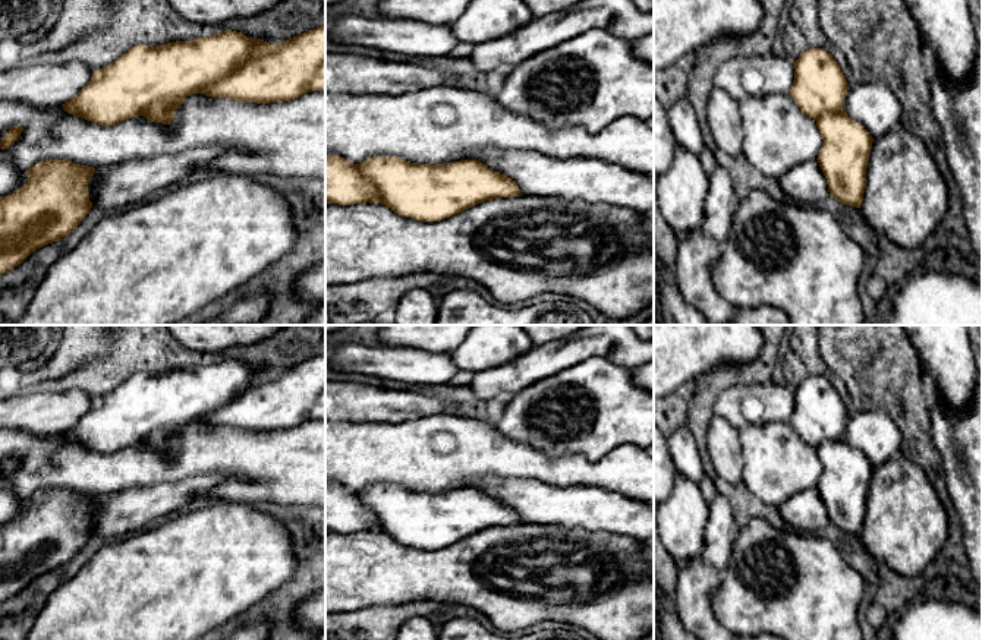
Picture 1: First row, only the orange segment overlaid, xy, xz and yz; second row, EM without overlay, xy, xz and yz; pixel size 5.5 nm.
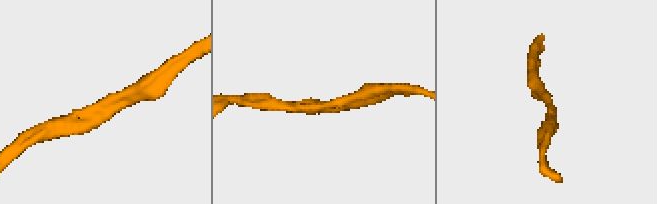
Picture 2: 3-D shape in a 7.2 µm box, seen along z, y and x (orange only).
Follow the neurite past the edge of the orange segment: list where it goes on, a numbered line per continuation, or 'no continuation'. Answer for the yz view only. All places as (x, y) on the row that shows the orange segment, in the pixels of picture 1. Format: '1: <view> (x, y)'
no continuation

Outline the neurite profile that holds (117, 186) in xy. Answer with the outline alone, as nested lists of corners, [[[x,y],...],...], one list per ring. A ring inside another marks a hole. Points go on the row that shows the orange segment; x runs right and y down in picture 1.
[[[321,91],[270,104],[191,94],[174,110],[170,124],[136,116],[101,126],[69,114],[63,107],[38,108],[22,101],[0,101],[0,141],[12,126],[23,130],[7,149],[0,148],[0,196],[22,187],[28,182],[25,171],[48,160],[94,167],[88,180],[89,201],[95,208],[116,212],[180,185],[199,170],[325,179],[325,92]]]

